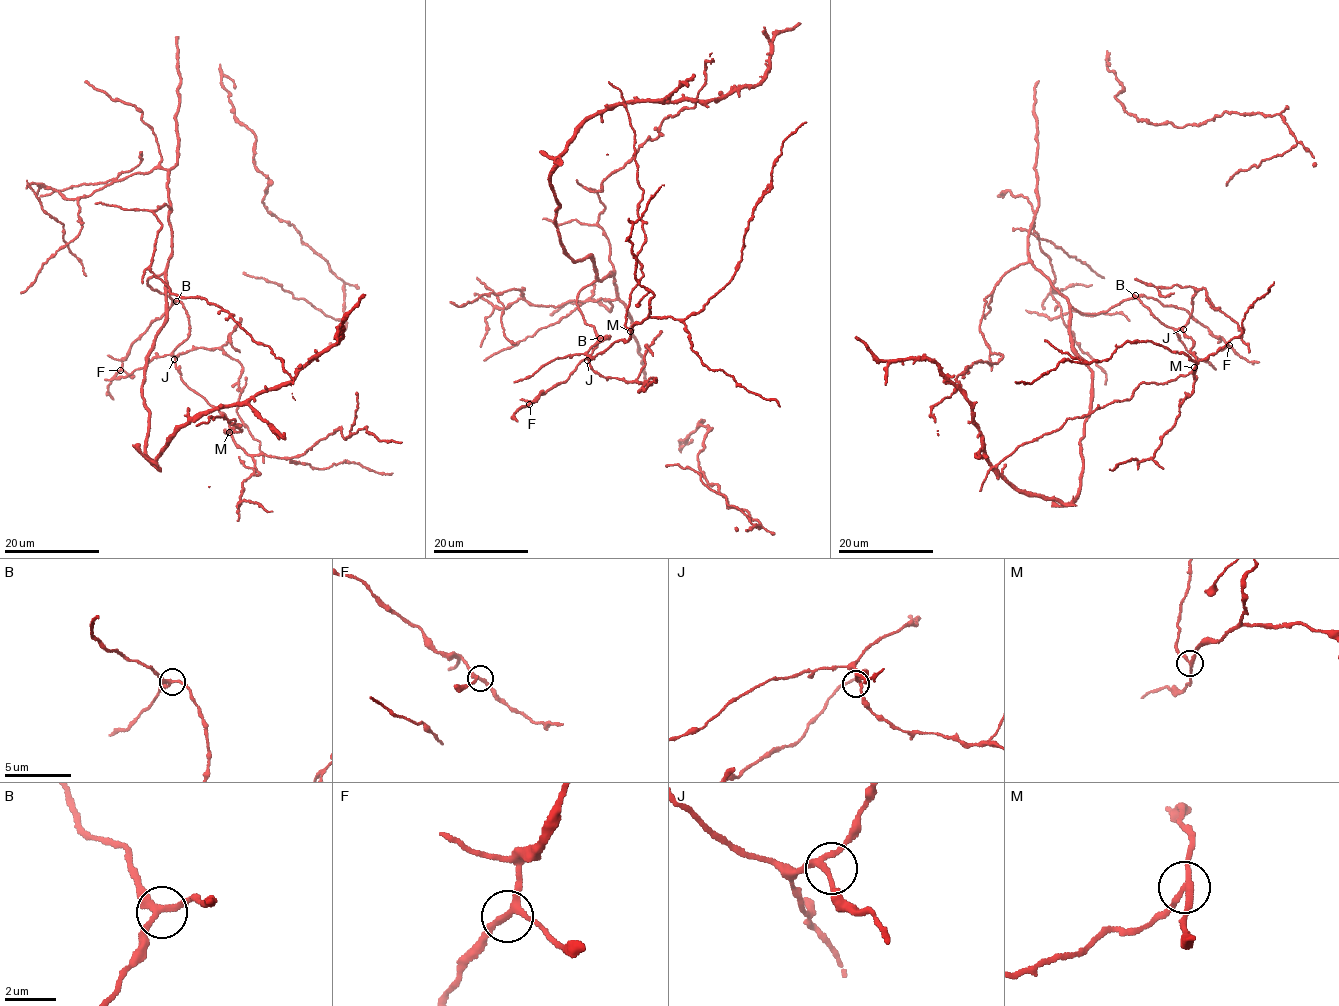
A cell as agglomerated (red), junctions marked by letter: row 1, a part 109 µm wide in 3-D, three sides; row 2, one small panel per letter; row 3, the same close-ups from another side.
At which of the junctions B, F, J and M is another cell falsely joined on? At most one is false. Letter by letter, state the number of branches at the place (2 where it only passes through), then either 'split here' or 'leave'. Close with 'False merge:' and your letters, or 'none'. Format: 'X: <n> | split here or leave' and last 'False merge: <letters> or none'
B: 3 | leave
F: 3 | leave
J: 3 | leave
M: 3 | split here
False merge: M

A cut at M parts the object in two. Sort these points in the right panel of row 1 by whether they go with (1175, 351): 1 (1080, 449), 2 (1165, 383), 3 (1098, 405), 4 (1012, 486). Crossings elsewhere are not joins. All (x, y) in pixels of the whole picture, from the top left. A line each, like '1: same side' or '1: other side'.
1: same side
2: other side
3: other side
4: same side

